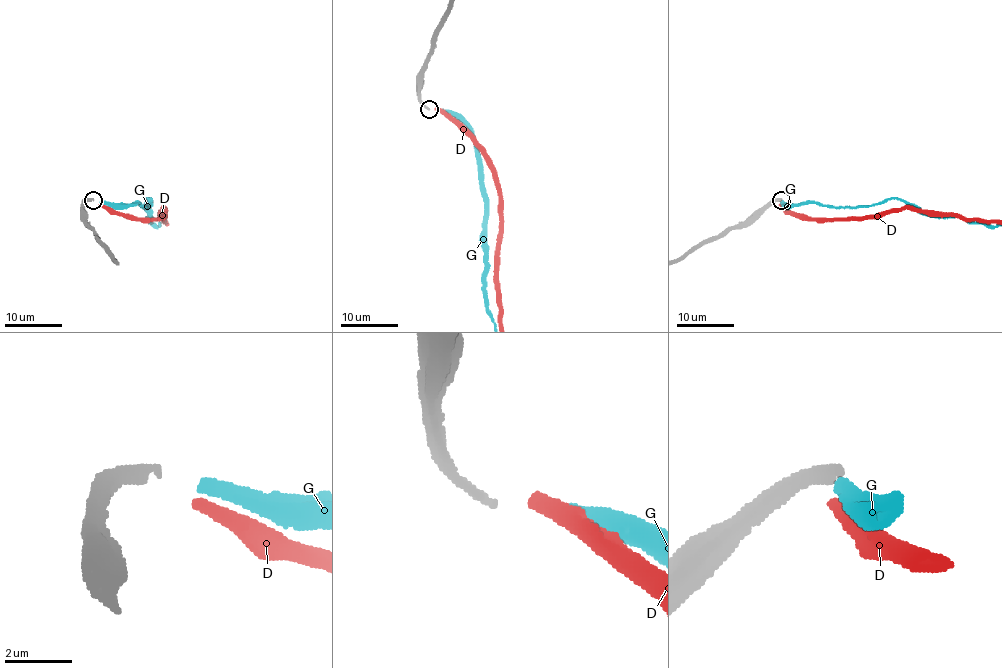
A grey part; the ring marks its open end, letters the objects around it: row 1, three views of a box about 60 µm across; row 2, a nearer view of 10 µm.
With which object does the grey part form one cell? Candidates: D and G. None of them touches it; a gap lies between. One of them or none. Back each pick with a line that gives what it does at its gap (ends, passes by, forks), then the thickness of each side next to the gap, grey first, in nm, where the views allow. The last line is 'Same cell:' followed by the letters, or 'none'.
G: It ends there. Thickness 280 nm (grey) against 320 nm
Same cell: G

